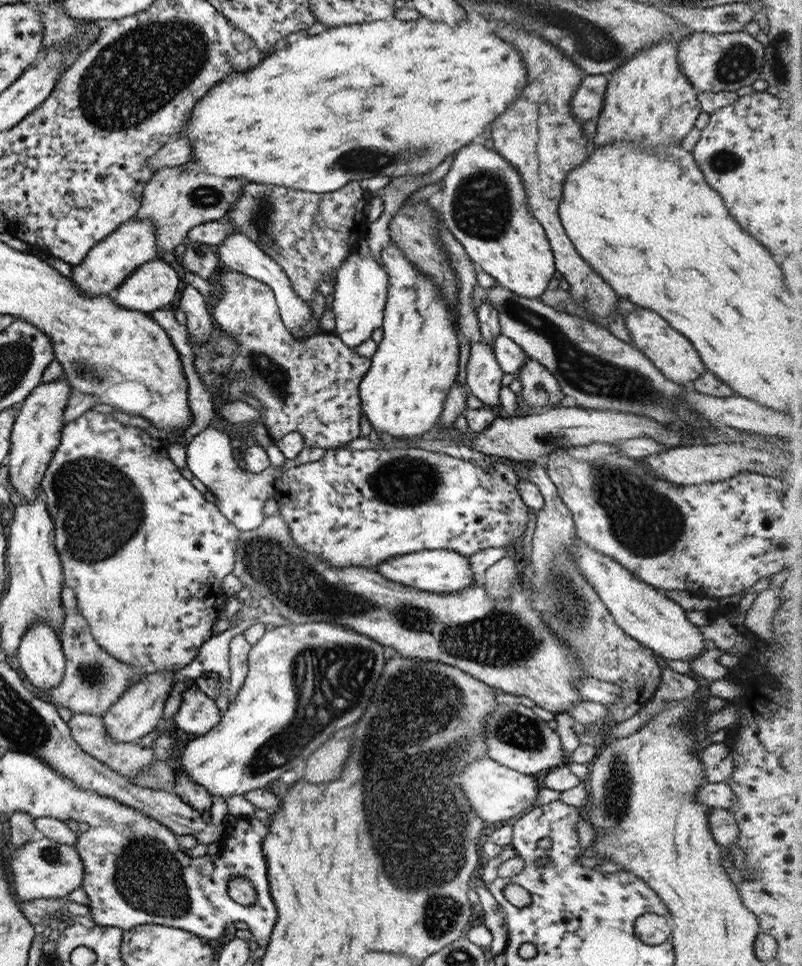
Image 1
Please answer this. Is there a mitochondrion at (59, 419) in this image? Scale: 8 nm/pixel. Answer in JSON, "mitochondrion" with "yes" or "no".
{"mitochondrion":"no"}

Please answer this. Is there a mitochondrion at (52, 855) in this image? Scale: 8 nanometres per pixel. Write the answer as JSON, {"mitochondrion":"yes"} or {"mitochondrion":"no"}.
{"mitochondrion":"yes"}

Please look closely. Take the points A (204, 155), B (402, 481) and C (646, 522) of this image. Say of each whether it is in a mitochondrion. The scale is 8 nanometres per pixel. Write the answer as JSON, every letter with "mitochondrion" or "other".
{"A":"other","B":"mitochondrion","C":"mitochondrion"}

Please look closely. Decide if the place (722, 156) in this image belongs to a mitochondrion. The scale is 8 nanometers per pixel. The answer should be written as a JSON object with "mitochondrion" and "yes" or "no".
{"mitochondrion":"yes"}

